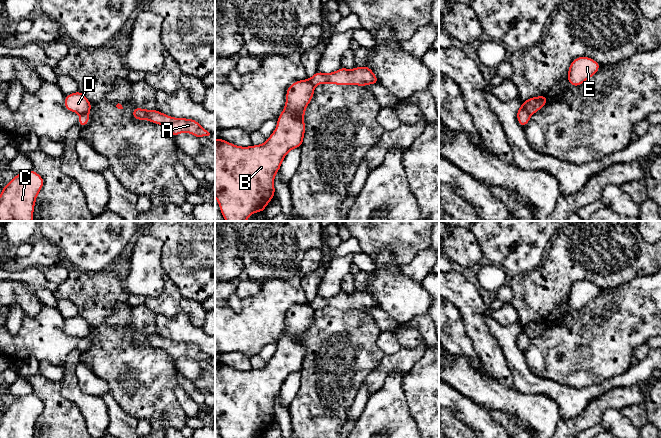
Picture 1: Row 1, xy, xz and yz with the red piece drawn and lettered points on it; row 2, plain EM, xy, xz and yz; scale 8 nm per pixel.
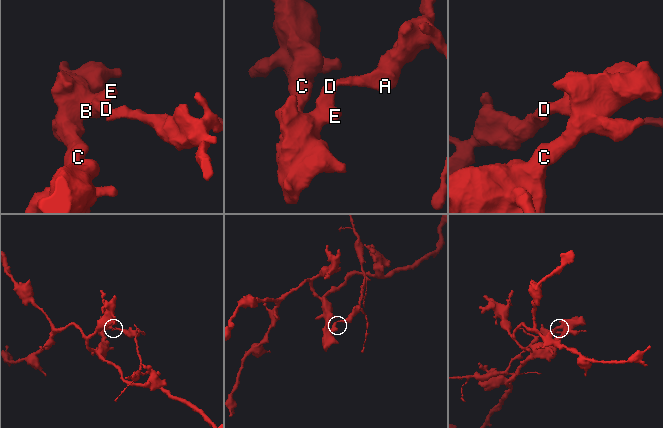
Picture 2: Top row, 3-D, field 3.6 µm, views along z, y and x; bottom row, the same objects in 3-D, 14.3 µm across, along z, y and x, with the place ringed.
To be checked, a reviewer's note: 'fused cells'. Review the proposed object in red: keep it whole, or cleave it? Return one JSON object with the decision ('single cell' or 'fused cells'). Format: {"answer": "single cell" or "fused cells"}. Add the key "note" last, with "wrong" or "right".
{"answer": "fused cells", "note": "right"}

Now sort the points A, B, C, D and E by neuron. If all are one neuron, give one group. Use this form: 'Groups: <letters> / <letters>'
Groups: A / B C D E

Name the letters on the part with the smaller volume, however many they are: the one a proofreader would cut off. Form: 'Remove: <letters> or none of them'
Remove: A

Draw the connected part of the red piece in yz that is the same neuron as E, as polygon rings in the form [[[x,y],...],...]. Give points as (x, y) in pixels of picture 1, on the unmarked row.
[[[580,280],[574,283],[567,298],[569,308],[576,311],[580,310],[597,297],[600,290],[598,286],[587,280]]]

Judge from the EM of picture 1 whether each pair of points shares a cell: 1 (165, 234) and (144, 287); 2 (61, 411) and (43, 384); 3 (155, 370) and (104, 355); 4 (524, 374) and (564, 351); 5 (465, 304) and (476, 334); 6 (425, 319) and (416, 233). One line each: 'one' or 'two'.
1: two
2: one
3: one
4: two
5: one
6: two

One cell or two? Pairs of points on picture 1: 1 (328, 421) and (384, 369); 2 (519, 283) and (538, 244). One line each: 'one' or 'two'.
1: two
2: two

